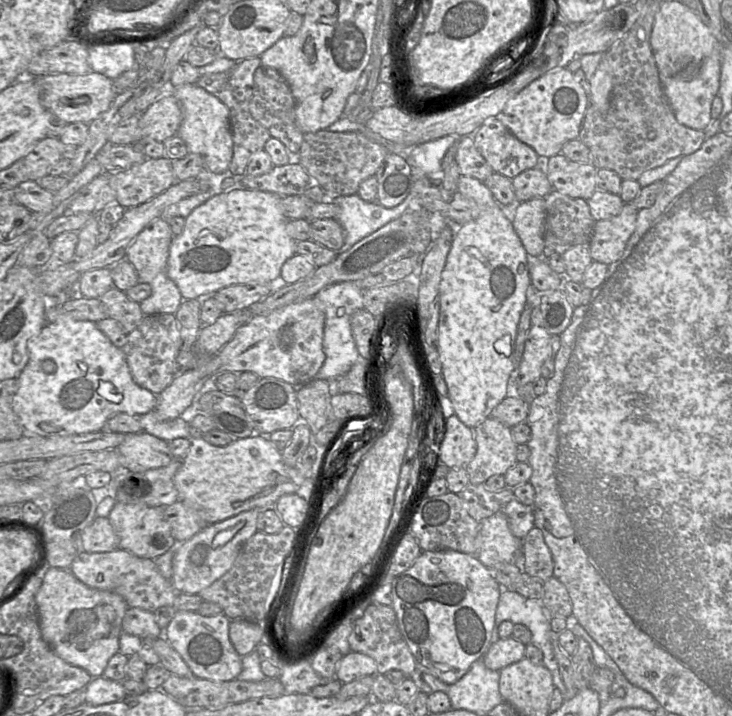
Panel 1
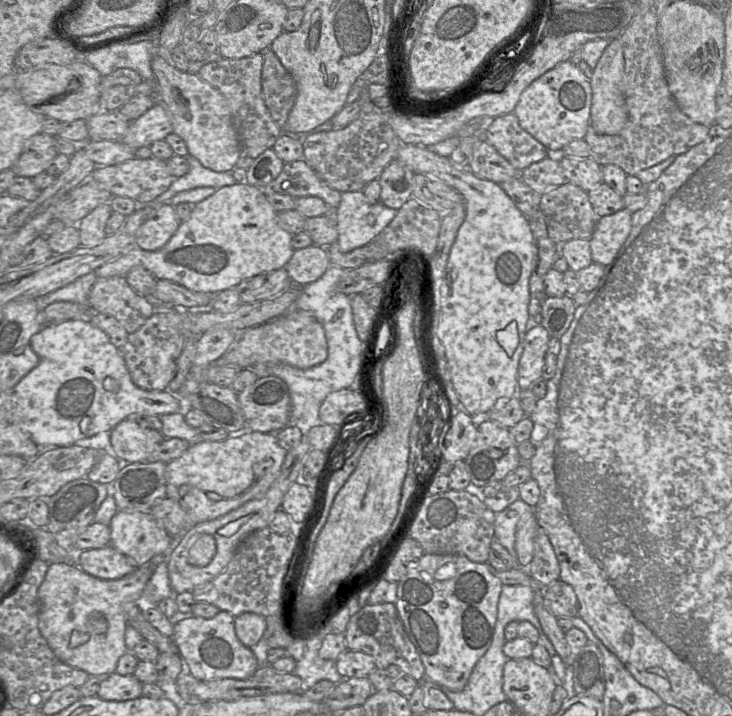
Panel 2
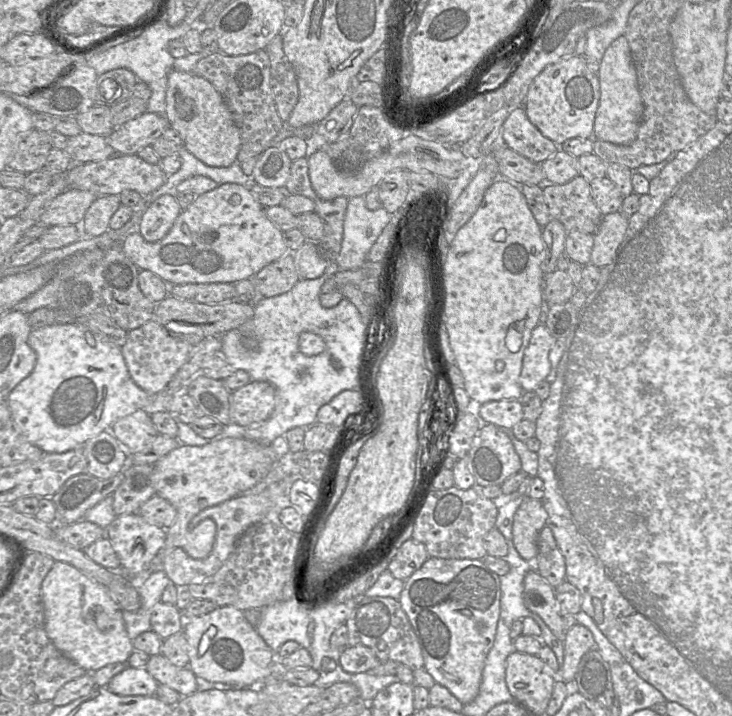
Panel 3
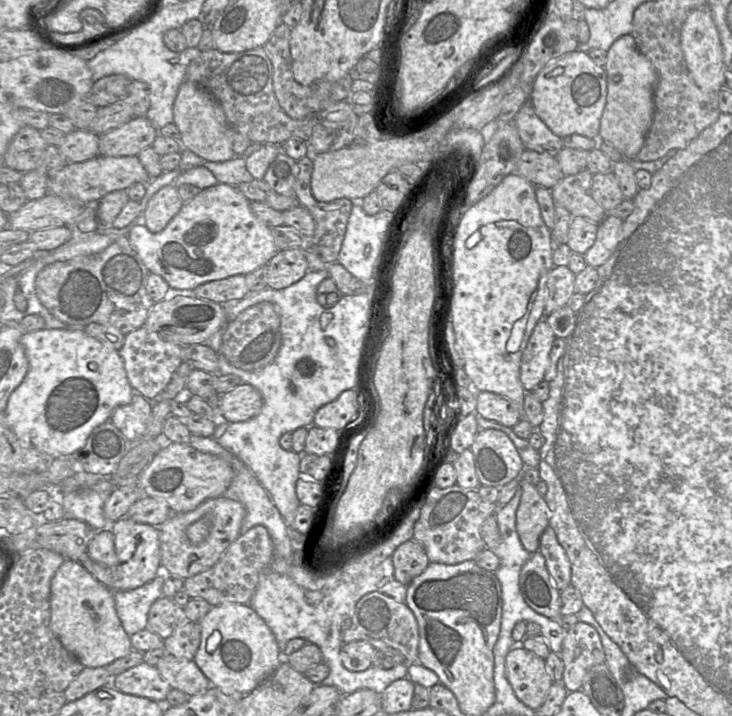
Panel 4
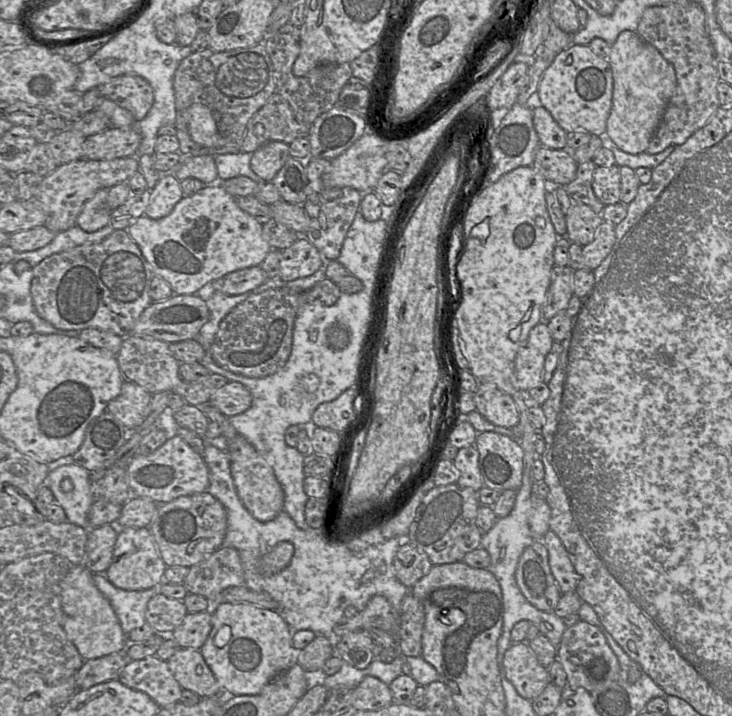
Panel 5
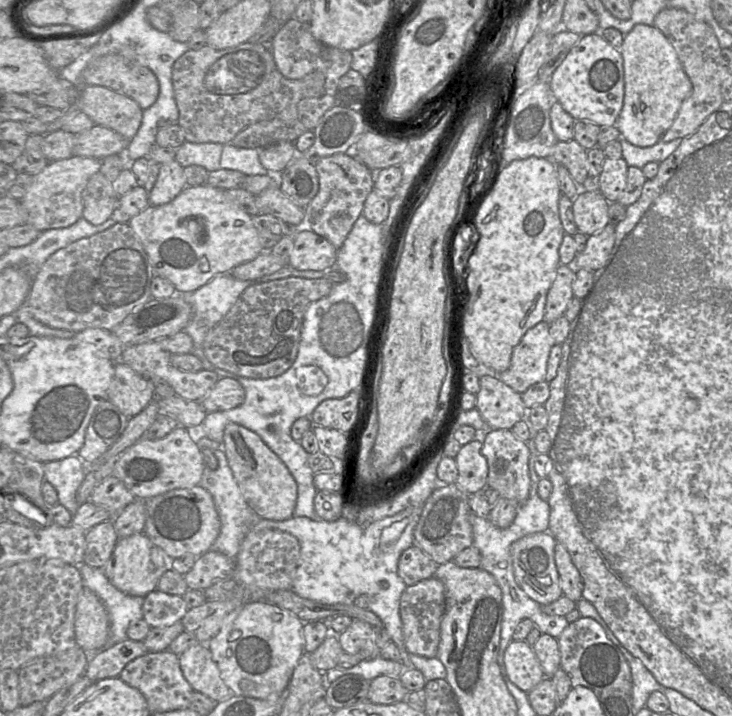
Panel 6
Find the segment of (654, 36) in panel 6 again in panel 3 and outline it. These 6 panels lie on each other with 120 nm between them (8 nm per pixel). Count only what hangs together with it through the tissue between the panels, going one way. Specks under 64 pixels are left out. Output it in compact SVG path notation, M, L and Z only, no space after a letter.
M624 36L618 37L606 49L600 61L597 75L600 98L591 138L617 145L629 145L636 139L643 113L643 103L638 90L637 76L631 60L629 44Z

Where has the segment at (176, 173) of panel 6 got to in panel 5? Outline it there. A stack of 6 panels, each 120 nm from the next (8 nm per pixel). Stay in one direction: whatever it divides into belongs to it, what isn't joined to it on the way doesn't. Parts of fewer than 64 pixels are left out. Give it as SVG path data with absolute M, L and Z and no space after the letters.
M163 174L151 190L145 215L155 220L166 217L182 198L180 181L175 174Z

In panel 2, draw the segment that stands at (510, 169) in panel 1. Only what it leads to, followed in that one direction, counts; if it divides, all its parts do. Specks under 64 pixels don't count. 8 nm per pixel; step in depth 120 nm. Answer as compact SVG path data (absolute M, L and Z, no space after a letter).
M513 112L495 117L484 132L484 141L493 146L518 171L523 171L548 155L546 147L522 129Z

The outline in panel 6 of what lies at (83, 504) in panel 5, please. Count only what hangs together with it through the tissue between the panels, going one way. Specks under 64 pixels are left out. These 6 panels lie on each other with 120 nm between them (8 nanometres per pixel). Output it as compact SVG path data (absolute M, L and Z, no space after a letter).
M75 456L43 463L45 481L53 485L58 494L58 501L72 515L76 513L79 504L76 492L87 475L88 461Z

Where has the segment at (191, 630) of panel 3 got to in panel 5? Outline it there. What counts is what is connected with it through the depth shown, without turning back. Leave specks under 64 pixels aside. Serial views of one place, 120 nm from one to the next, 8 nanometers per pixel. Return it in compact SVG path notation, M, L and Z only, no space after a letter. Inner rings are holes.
M217 603L213 604L211 614L212 629L200 651L206 664L219 682L221 690L227 689L233 695L256 695L267 684L297 663L297 652L293 647L291 629L277 611L261 608L250 603ZM224 625L231 627L232 635L228 643L219 648L214 644L214 638Z

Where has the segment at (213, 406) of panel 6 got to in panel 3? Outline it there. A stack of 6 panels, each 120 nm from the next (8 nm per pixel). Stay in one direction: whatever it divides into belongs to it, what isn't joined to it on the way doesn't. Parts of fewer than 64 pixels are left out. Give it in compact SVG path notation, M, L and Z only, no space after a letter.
M251 381L230 394L232 423L243 427L266 421L277 405L277 390L266 381Z

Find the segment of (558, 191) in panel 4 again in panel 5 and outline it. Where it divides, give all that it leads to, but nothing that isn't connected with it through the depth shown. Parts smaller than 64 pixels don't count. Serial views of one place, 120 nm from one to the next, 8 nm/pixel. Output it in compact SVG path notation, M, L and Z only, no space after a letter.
M592 160L579 164L574 180L558 187L563 187L567 192L571 200L571 207L573 204L585 204L597 214L602 214L604 207L608 205L603 205L592 189L593 173L596 167Z

